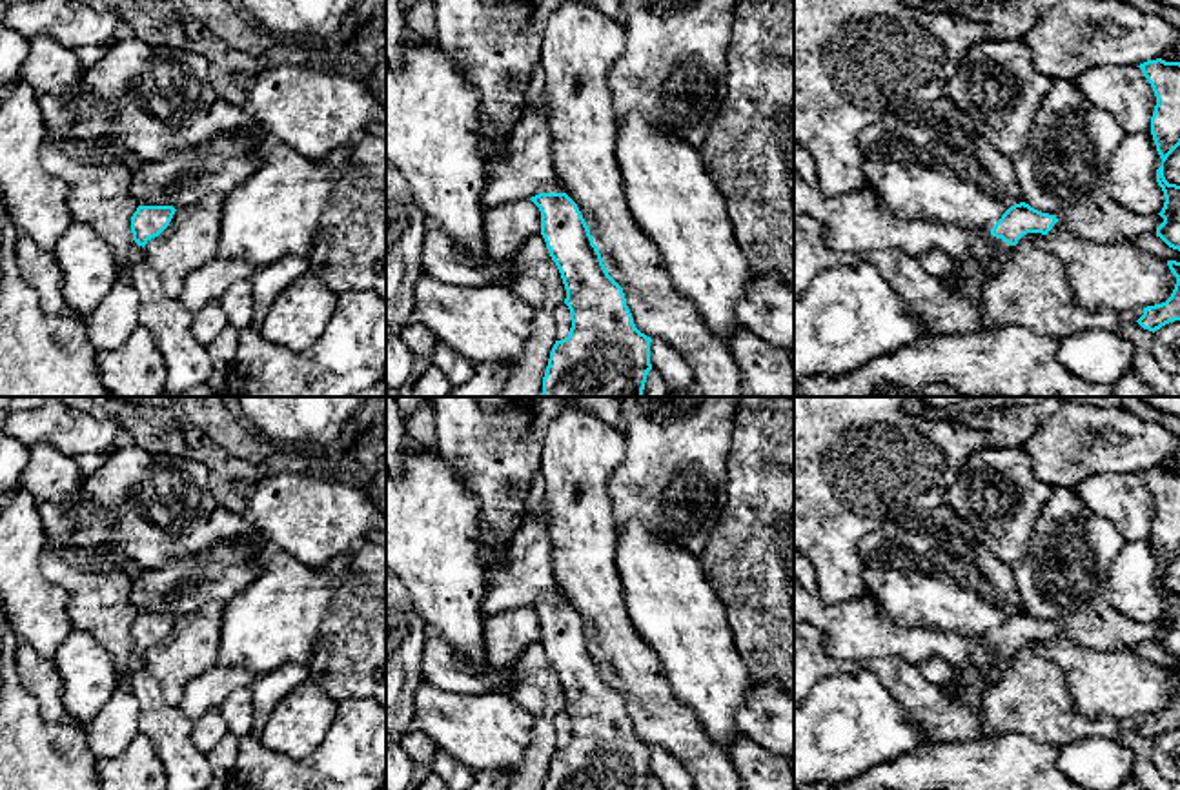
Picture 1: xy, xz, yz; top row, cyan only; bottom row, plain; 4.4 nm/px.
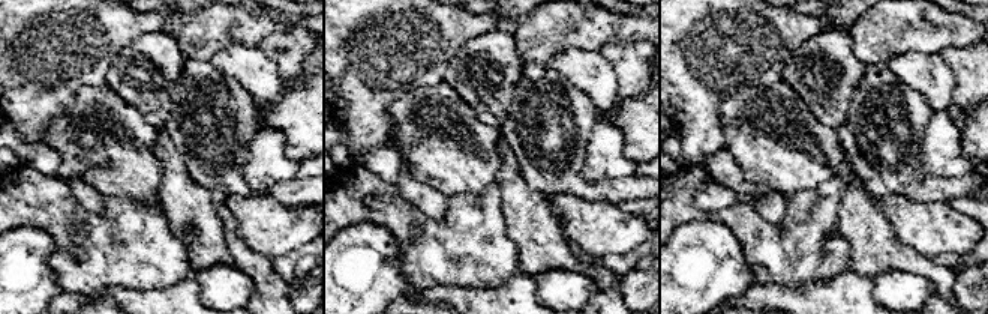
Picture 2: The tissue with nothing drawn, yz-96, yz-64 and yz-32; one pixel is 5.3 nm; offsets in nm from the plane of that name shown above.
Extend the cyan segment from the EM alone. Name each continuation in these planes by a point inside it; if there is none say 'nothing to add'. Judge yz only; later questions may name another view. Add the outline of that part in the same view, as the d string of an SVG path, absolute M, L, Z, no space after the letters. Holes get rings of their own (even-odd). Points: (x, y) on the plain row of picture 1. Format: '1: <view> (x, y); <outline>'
1: yz (953, 719); M994 644L996 646L996 644ZM996 646L996 663L989 674L971 666L952 666L954 695L929 683L920 666L898 655L863 661L883 688L901 704L905 717L921 734L920 744L967 744L998 739L985 730L985 697L1005 679L1014 653Z

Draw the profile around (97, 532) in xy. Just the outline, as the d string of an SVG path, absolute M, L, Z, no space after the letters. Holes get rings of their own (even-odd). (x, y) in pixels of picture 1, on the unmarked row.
M82 502L73 510L73 517L78 522L76 533L64 542L56 542L56 546L76 550L78 555L75 562L78 568L95 570L98 564L109 564L129 581L140 577L144 566L115 548L120 533L117 515L100 511L91 502Z

